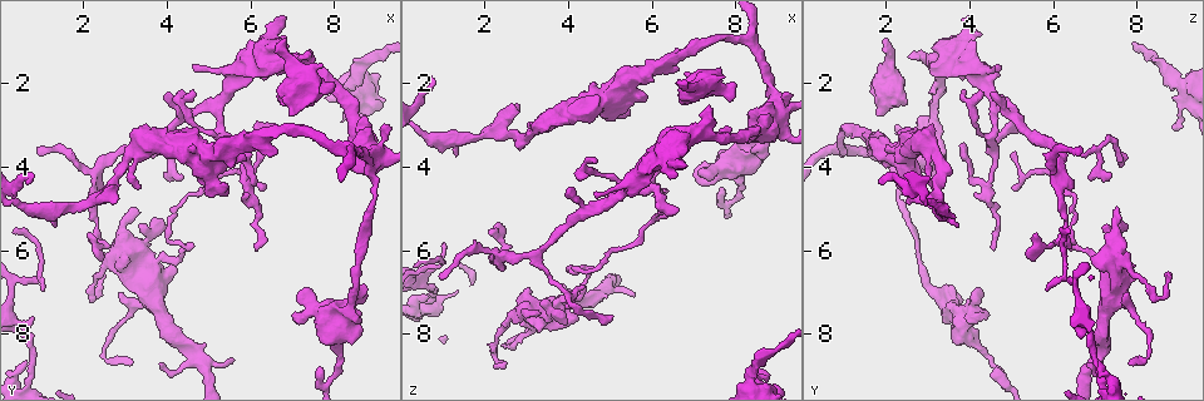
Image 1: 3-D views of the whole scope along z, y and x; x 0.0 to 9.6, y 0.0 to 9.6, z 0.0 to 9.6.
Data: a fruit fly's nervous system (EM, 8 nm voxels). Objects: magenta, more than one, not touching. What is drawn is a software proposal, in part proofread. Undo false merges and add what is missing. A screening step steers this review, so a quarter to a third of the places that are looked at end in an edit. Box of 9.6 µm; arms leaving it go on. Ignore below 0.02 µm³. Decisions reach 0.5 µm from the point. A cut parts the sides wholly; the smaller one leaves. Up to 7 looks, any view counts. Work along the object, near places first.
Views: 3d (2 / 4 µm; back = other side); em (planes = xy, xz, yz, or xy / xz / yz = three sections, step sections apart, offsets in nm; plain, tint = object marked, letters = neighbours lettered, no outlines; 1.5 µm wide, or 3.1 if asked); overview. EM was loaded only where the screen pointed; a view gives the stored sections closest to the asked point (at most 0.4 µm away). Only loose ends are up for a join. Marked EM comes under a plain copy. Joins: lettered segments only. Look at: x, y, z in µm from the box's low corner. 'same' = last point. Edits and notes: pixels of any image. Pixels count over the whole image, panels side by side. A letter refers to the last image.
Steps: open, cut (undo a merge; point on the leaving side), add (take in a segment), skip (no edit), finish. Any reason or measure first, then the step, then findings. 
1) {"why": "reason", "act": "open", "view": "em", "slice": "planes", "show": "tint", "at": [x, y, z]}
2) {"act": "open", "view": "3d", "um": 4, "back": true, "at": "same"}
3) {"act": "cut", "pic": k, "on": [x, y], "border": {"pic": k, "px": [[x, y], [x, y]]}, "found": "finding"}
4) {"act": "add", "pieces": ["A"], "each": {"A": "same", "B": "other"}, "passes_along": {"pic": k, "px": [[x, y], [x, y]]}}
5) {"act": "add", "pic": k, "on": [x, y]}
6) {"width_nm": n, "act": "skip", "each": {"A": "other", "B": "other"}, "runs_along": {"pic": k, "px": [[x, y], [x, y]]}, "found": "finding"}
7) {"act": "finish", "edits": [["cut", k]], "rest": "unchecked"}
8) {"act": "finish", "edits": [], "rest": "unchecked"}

{"why": "tapers out", "act": "open", "view": "em", "slice": "xy", "step": 4, "show": "letters", "at": [1.05, 7.05, 5.85]}

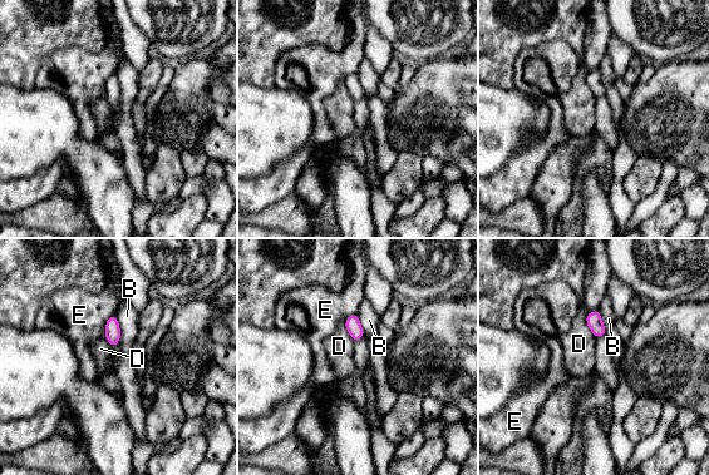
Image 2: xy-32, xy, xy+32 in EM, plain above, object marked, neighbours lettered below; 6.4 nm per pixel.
{"act": "open", "view": "em", "slice": "planes", "show": "letters", "at": "same"}

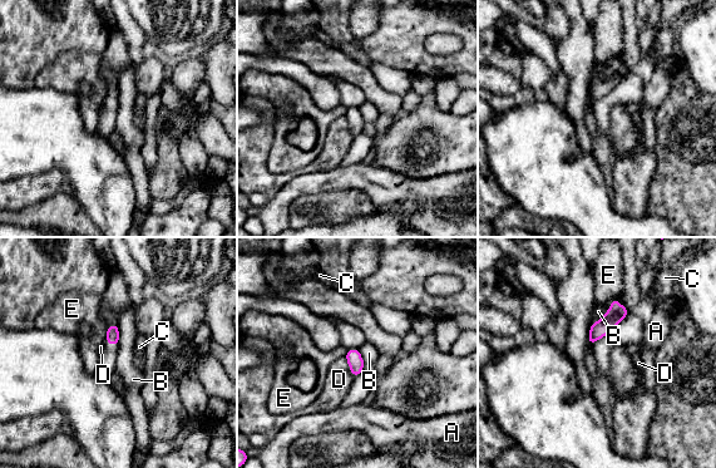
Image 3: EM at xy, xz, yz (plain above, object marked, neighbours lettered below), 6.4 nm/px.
{"width_nm": 80, "act": "skip", "each": {"A": "other", "B": "other", "C": "other", "D": "other", "E": "other"}, "found": "no lettered segment goes on from it"}

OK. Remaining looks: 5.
{"why": "thin end", "act": "open", "view": "3d", "um": 4, "at": [2.20, 6.55, 8.80]}

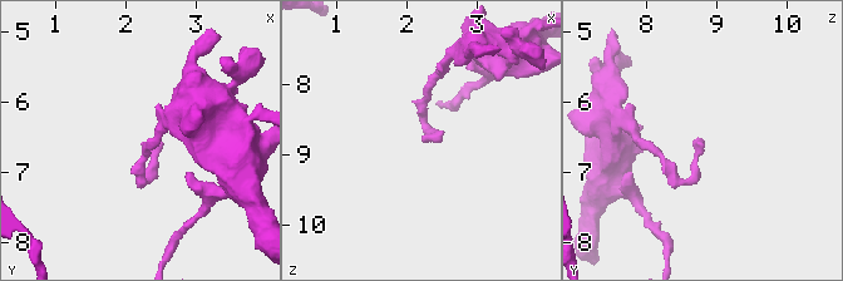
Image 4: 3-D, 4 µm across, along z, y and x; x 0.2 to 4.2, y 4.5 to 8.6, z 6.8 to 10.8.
{"act": "open", "view": "em", "slice": "xy", "step": 4, "show": "tint", "at": [2.20, 6.55, 8.80]}

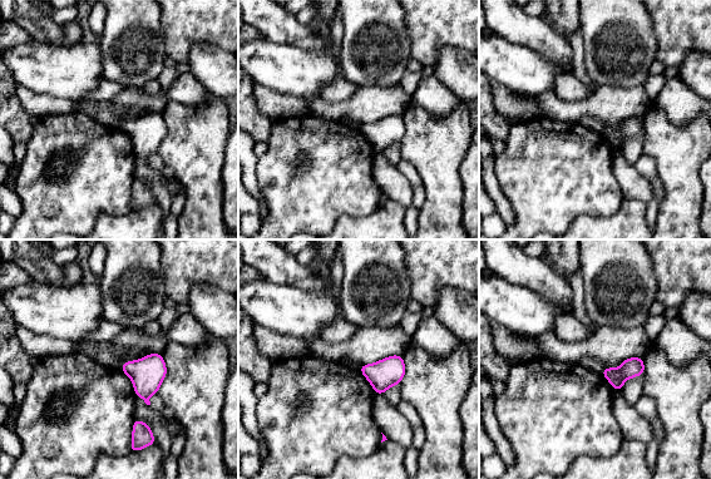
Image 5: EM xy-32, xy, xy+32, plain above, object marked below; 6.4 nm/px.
{"why": "cut it another way", "act": "open", "view": "em", "slice": "yz", "step": 8, "show": "letters", "at": "same"}

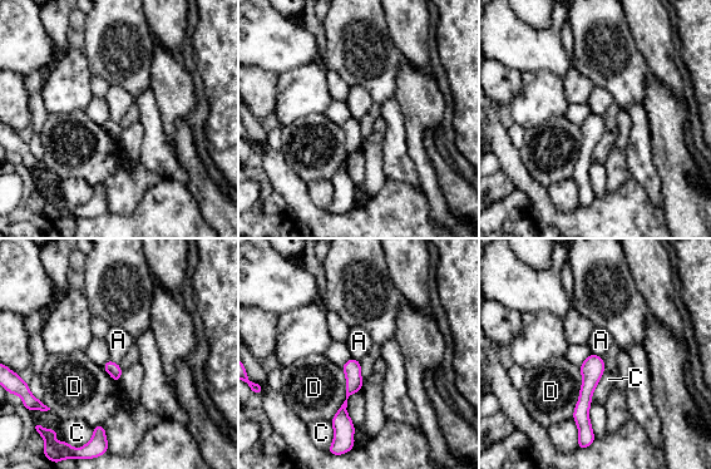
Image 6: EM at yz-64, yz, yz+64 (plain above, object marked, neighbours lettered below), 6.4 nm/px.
{"act": "skip", "each": {"A": "other", "C": "other", "D": "other"}, "border": {"pic": 6, "px": [[602, 356], [603, 374], [591, 400]]}, "found": "none of them fits"}

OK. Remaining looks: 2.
{"act": "open", "view": "em", "slice": "xz", "step": 8, "show": "tint", "at": [3.00, 6.15, 6.90]}

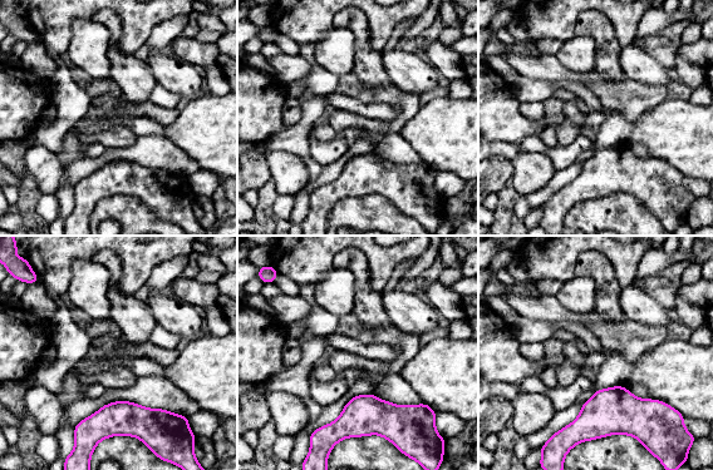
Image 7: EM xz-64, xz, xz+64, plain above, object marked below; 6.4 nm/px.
{"act": "open", "view": "em", "slice": "planes", "show": "letters", "at": "same"}

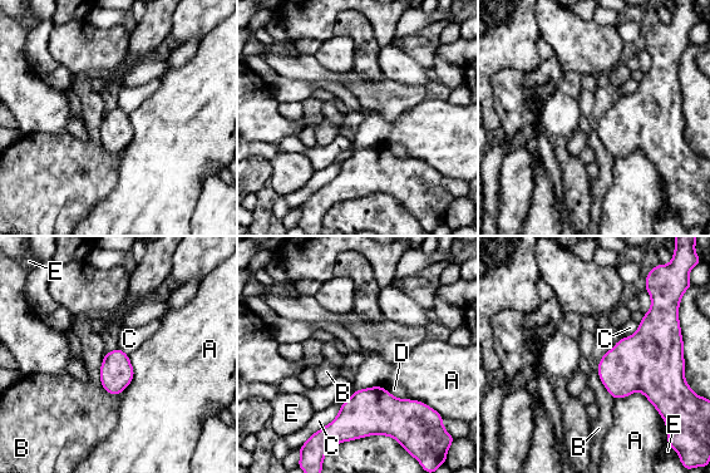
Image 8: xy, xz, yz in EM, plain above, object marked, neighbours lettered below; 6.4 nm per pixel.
{"act": "skip", "each": {"A": "other", "B": "other", "C": "other", "D": "other", "E": "other"}, "border": {"pic": 8, "px": [[615, 398], [640, 392], [660, 415]]}, "found": "none of them fits"}

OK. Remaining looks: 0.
{"act": "finish", "edits": [], "rest": "unchecked"}

